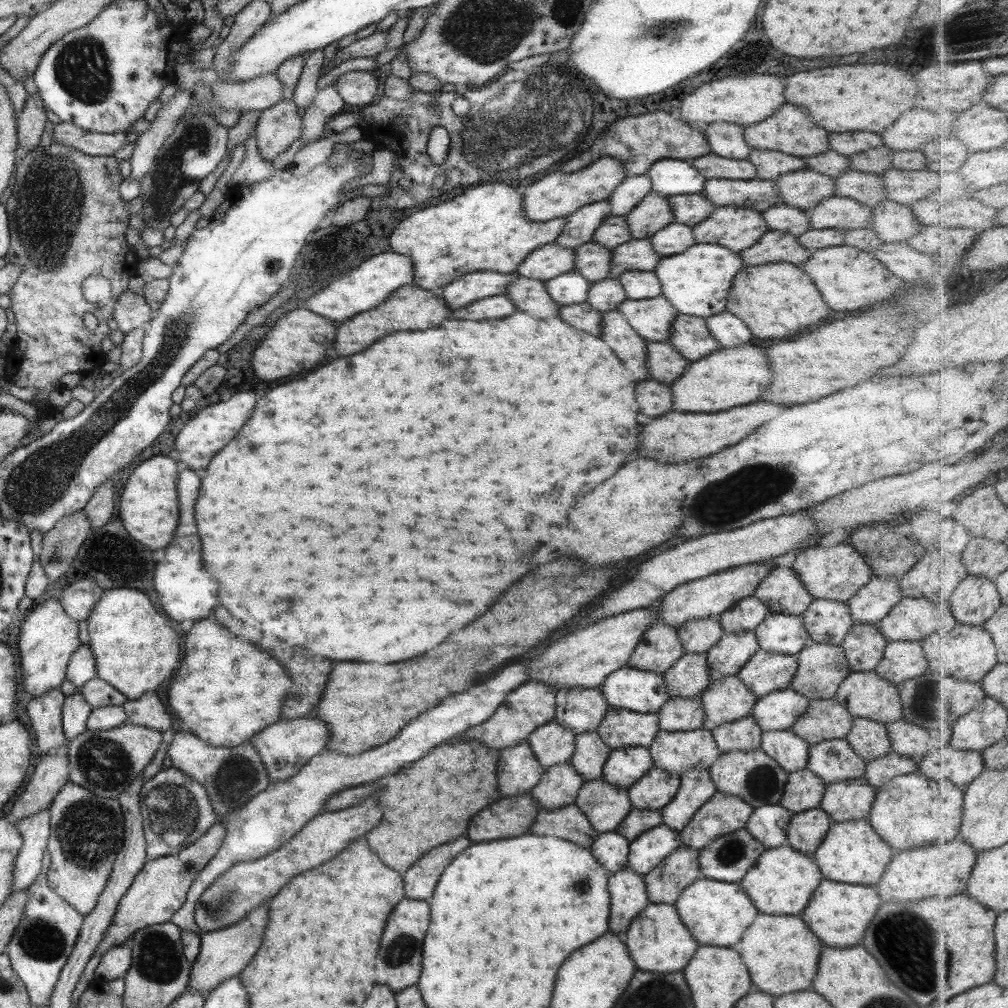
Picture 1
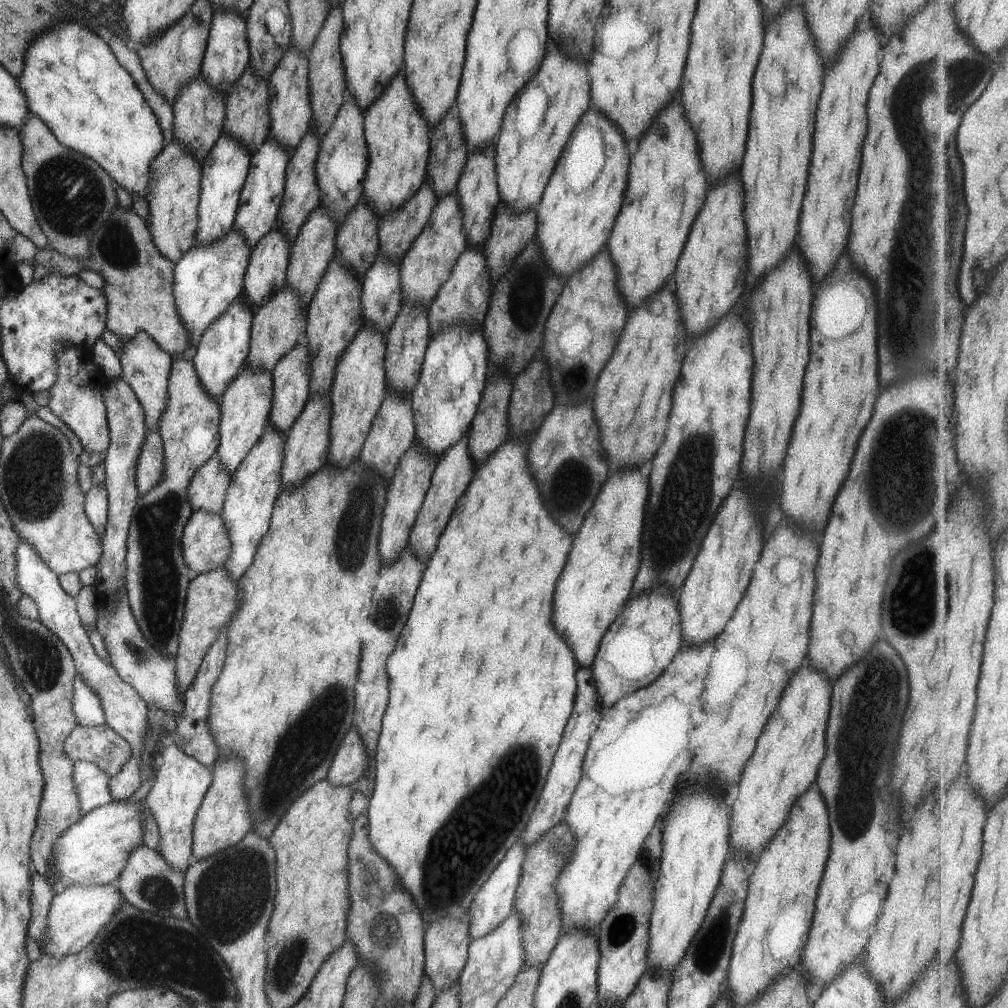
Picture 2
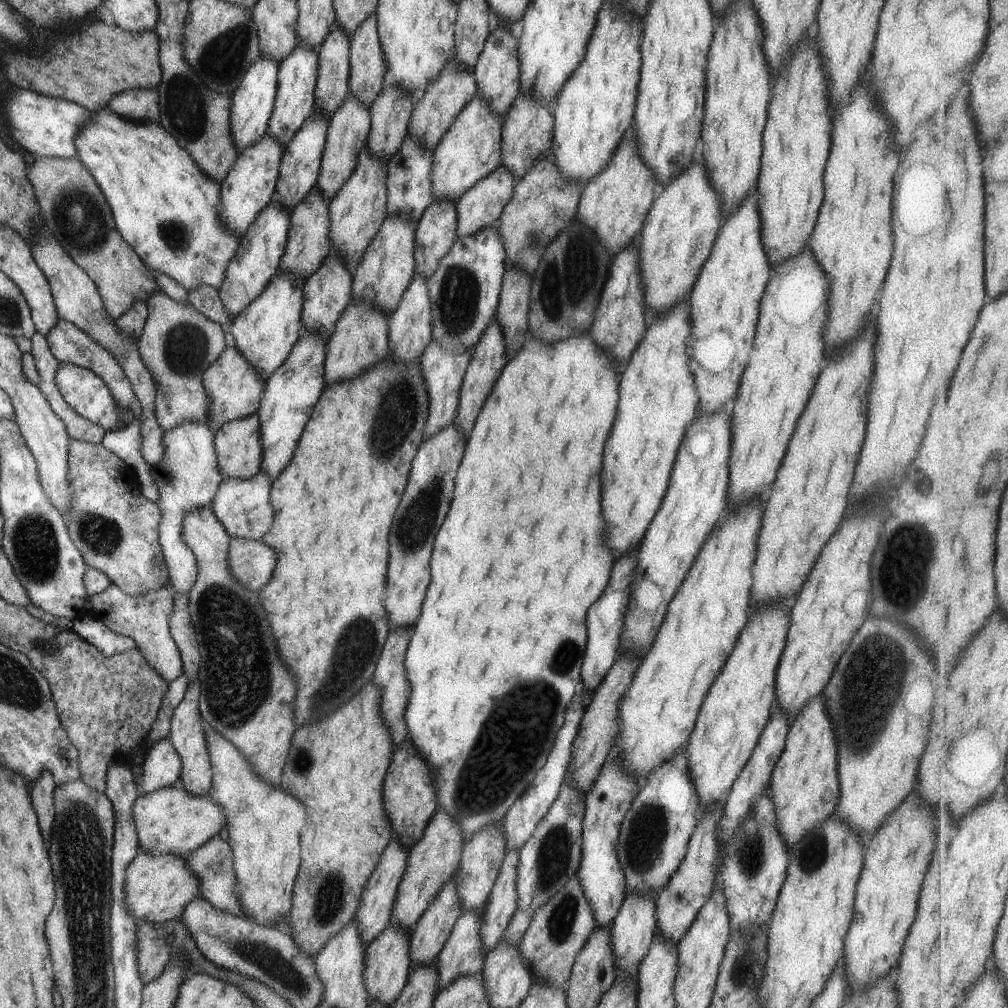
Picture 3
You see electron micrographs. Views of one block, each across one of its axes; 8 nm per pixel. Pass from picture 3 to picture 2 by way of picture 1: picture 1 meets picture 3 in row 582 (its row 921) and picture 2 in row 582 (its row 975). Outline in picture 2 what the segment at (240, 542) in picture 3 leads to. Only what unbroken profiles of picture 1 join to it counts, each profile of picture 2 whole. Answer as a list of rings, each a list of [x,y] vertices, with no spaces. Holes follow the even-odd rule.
[[[223,567],[193,575],[187,586],[183,618],[178,632],[178,647],[175,653],[175,686],[183,694],[193,682],[205,652],[217,638],[219,630],[231,621],[231,612],[237,608],[237,582],[229,578]]]

